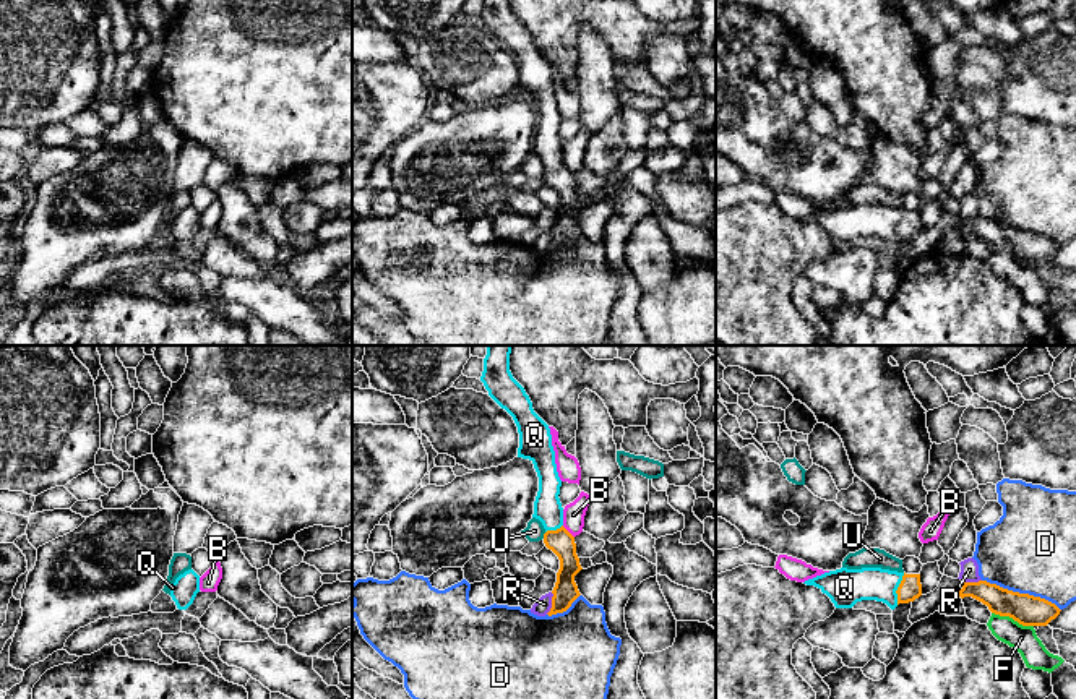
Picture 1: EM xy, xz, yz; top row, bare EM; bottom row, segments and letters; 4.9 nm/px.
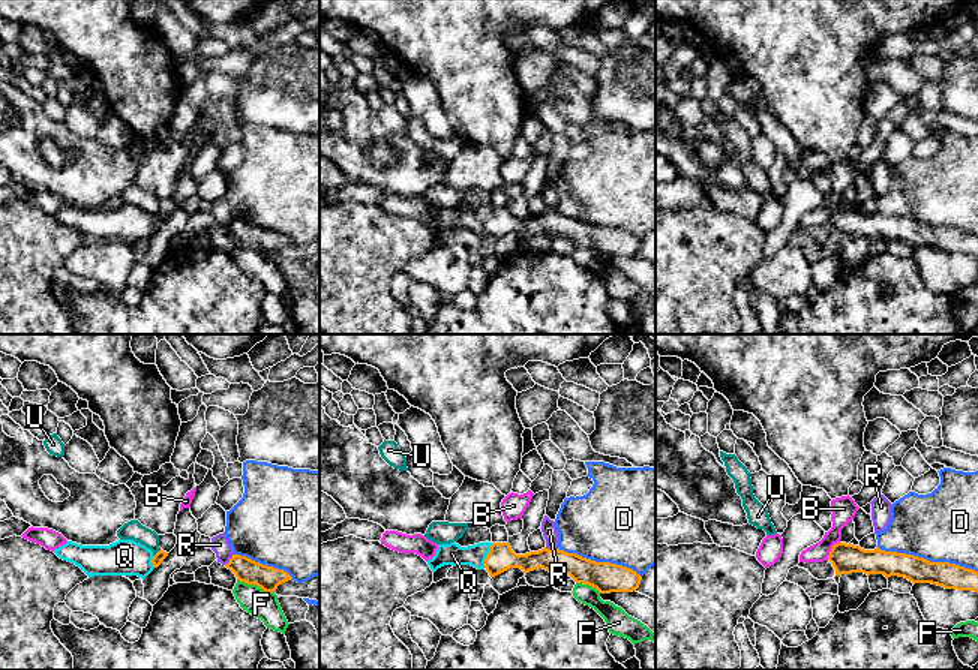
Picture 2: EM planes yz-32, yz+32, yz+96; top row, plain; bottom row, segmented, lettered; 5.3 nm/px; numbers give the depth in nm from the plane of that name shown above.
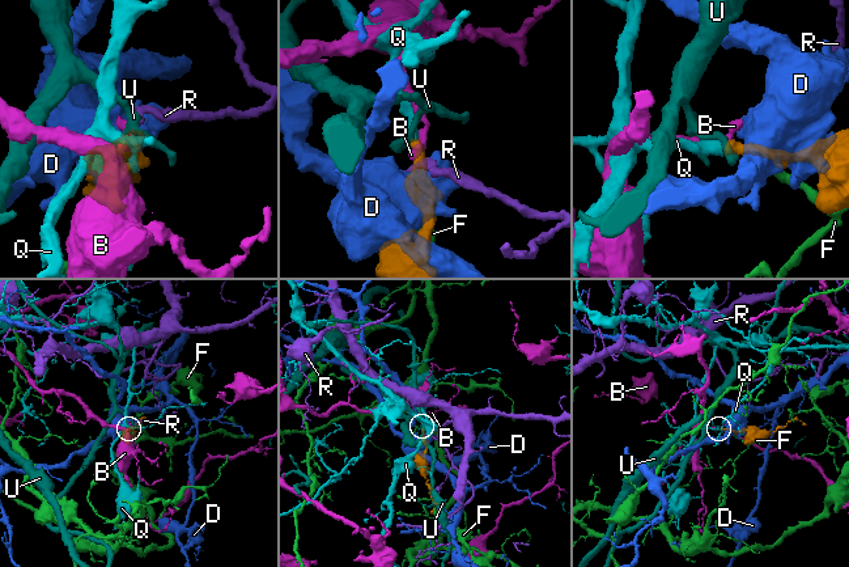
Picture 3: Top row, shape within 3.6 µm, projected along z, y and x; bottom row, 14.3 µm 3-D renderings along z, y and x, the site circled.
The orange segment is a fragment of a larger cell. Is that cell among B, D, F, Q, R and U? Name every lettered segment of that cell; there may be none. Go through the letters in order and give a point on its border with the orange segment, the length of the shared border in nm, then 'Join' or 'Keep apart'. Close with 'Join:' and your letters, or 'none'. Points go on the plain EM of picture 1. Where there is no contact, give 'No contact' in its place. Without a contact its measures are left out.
B: Touches orange at xz (568, 169). Shared border 90 nm. Keep apart
D: Touches orange at yz (1021, 231). Shared border 420 nm. Keep apart
F: Touches orange at yz (1013, 255). Shared border 220 nm. Keep apart
Q: Touches orange at yz (898, 226). Shared border 170 nm. Join
R: Touches orange at xz (552, 240). Shared border 120 nm. Keep apart
U: Touches orange at xz (544, 172). Shared border 40 nm. Keep apart
Join: Q

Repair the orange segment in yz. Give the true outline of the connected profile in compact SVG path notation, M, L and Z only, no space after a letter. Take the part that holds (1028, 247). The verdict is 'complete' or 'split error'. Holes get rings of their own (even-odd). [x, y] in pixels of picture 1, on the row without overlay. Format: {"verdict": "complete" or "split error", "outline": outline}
{"verdict": "complete", "outline": "M987 217L964 219L956 232L972 234L987 242L992 250L1009 253L1022 263L1047 263L1061 248L1045 235L1013 229Z"}

